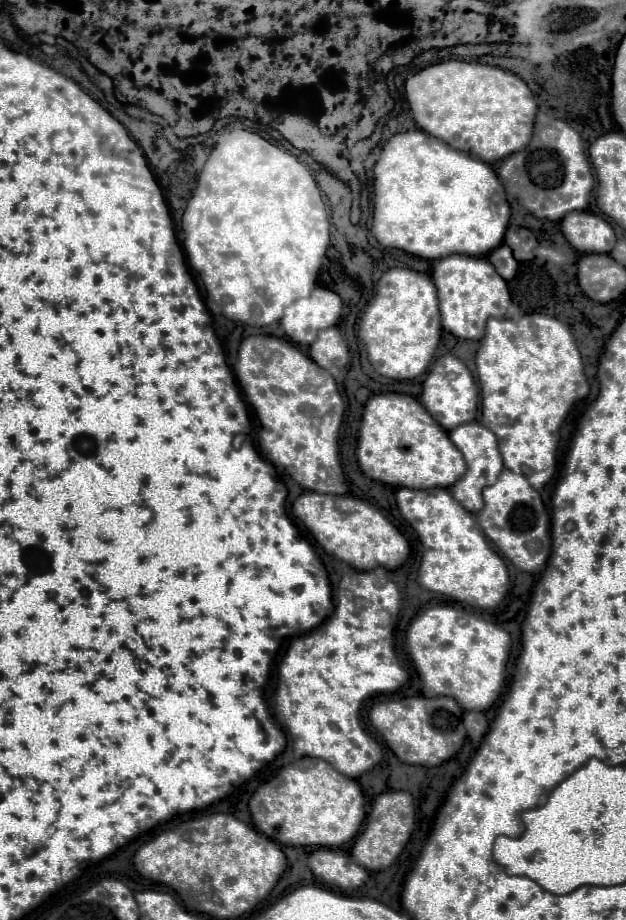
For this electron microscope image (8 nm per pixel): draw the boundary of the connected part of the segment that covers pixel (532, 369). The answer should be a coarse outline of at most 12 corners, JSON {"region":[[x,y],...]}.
{"region":[[490,319],[481,422],[542,489],[590,387],[568,327]]}

